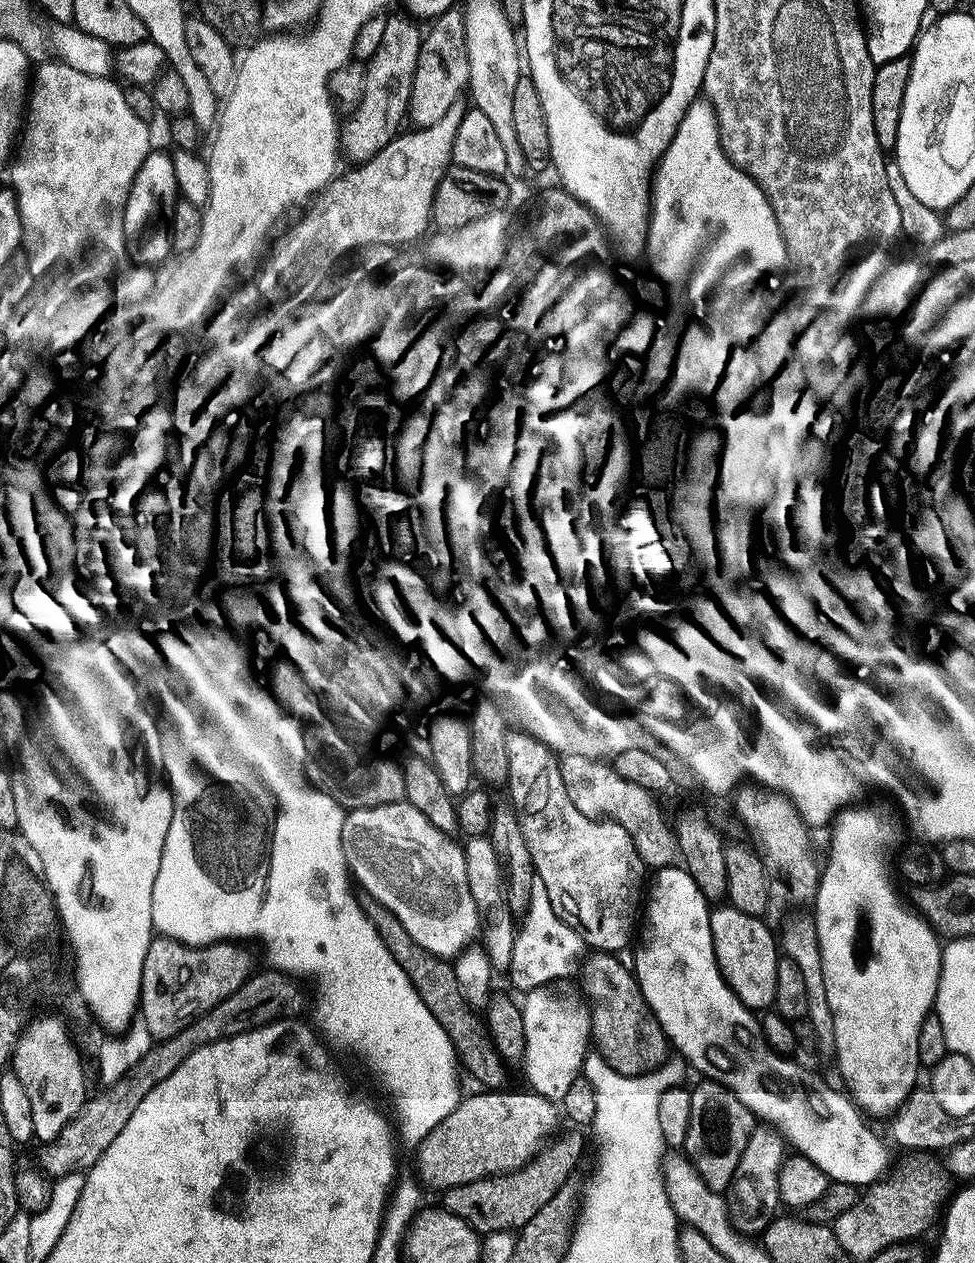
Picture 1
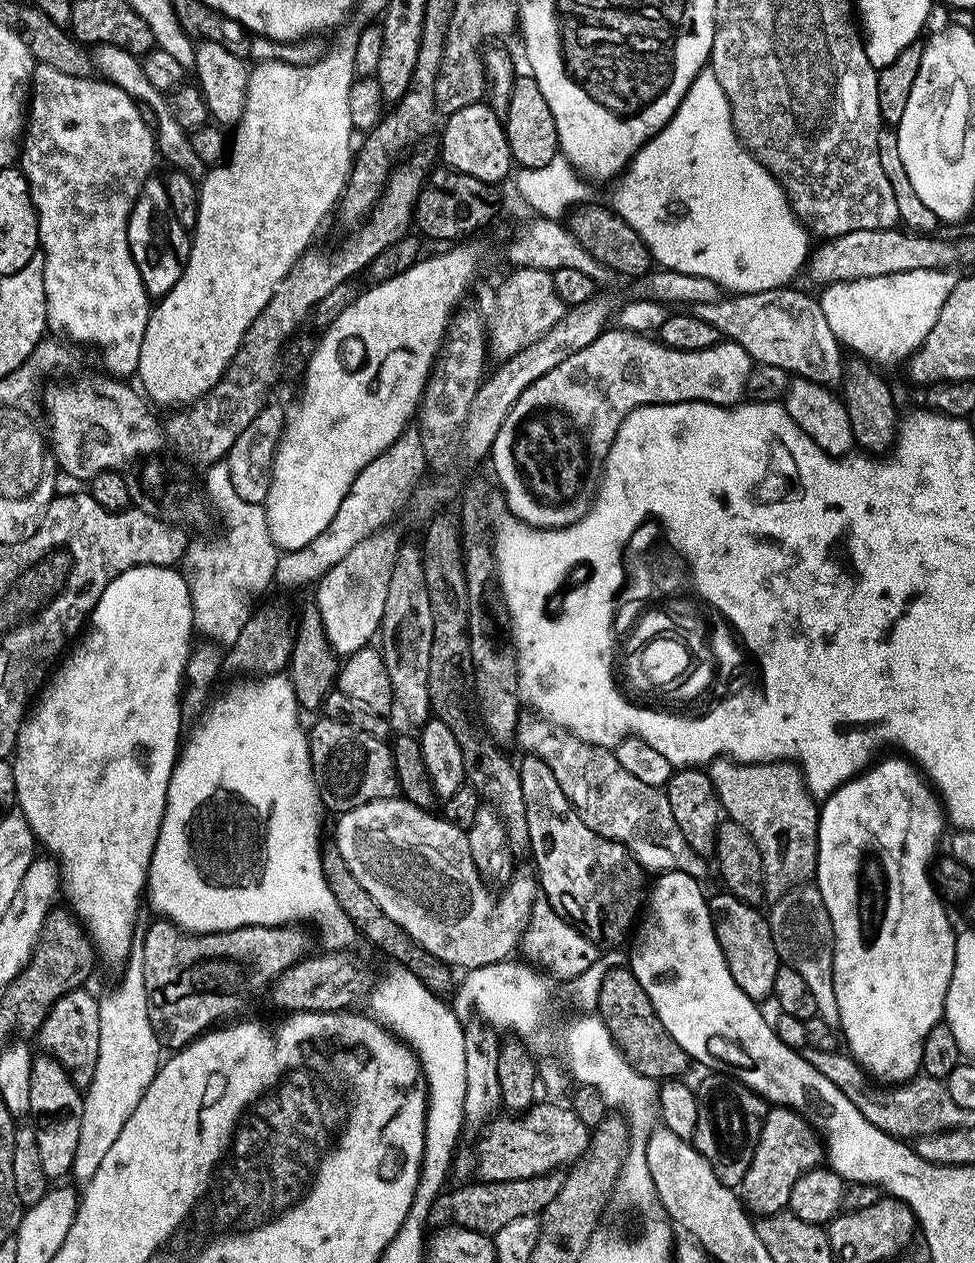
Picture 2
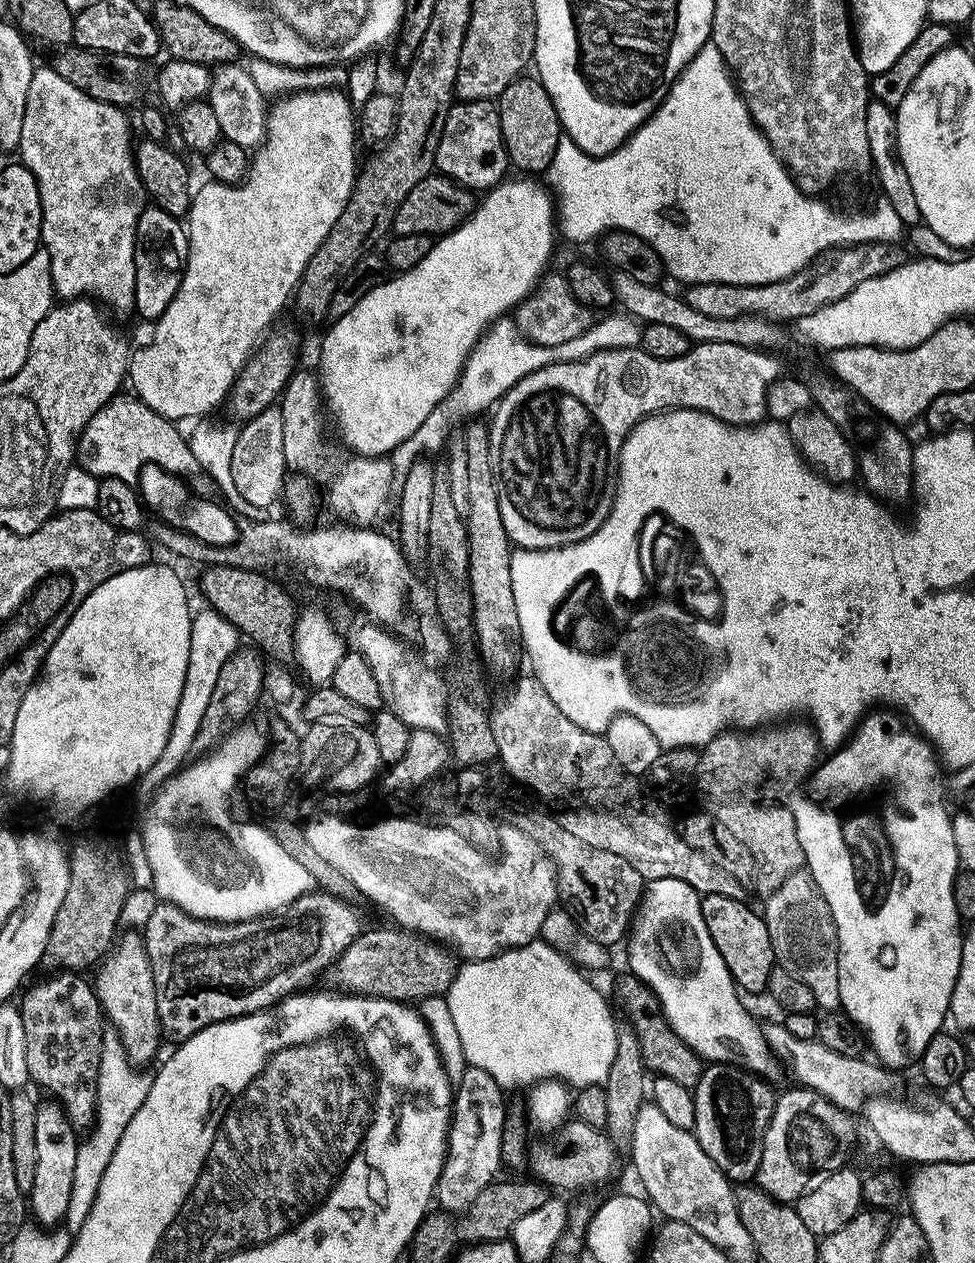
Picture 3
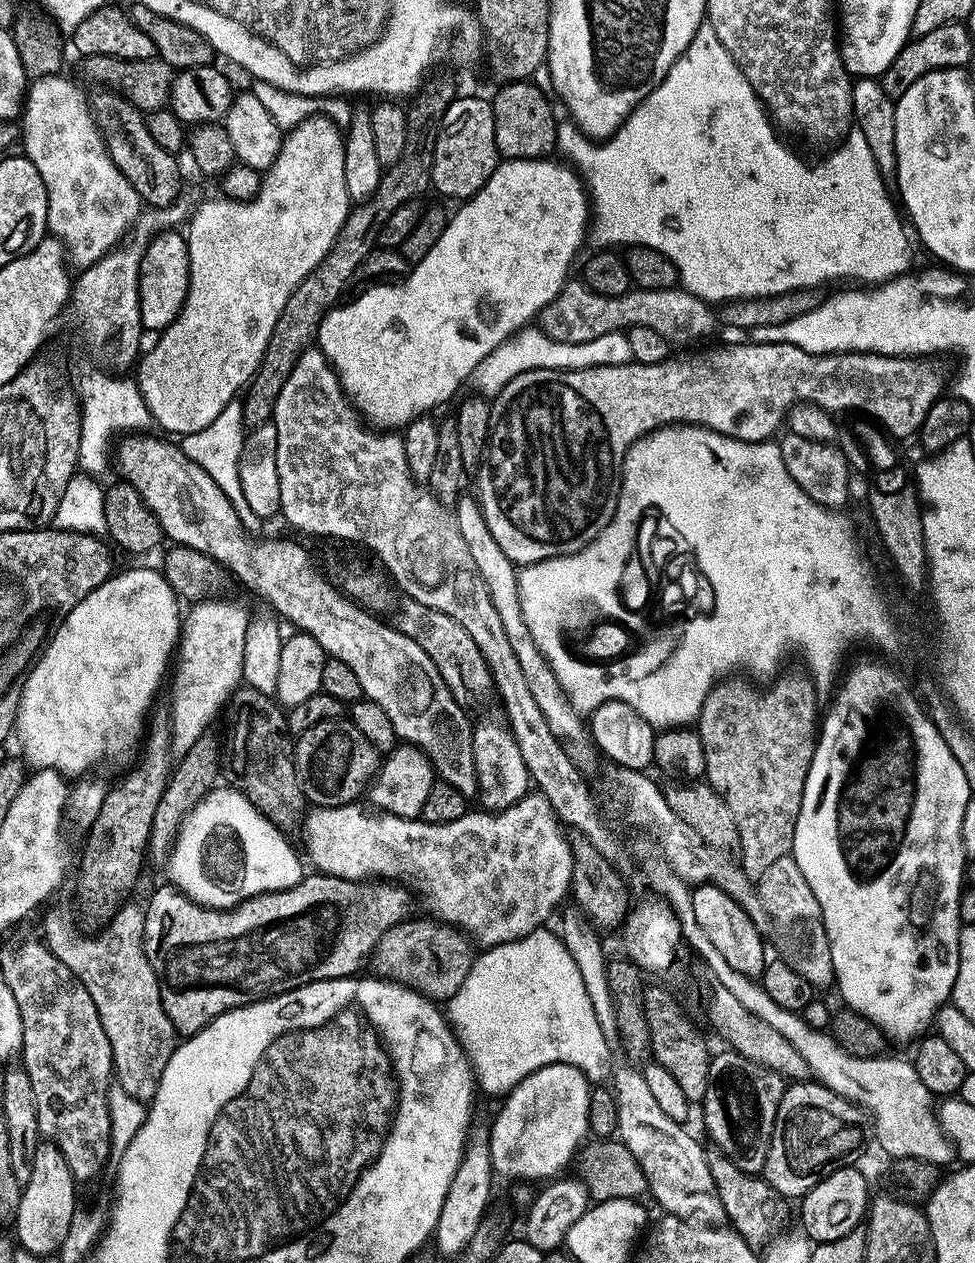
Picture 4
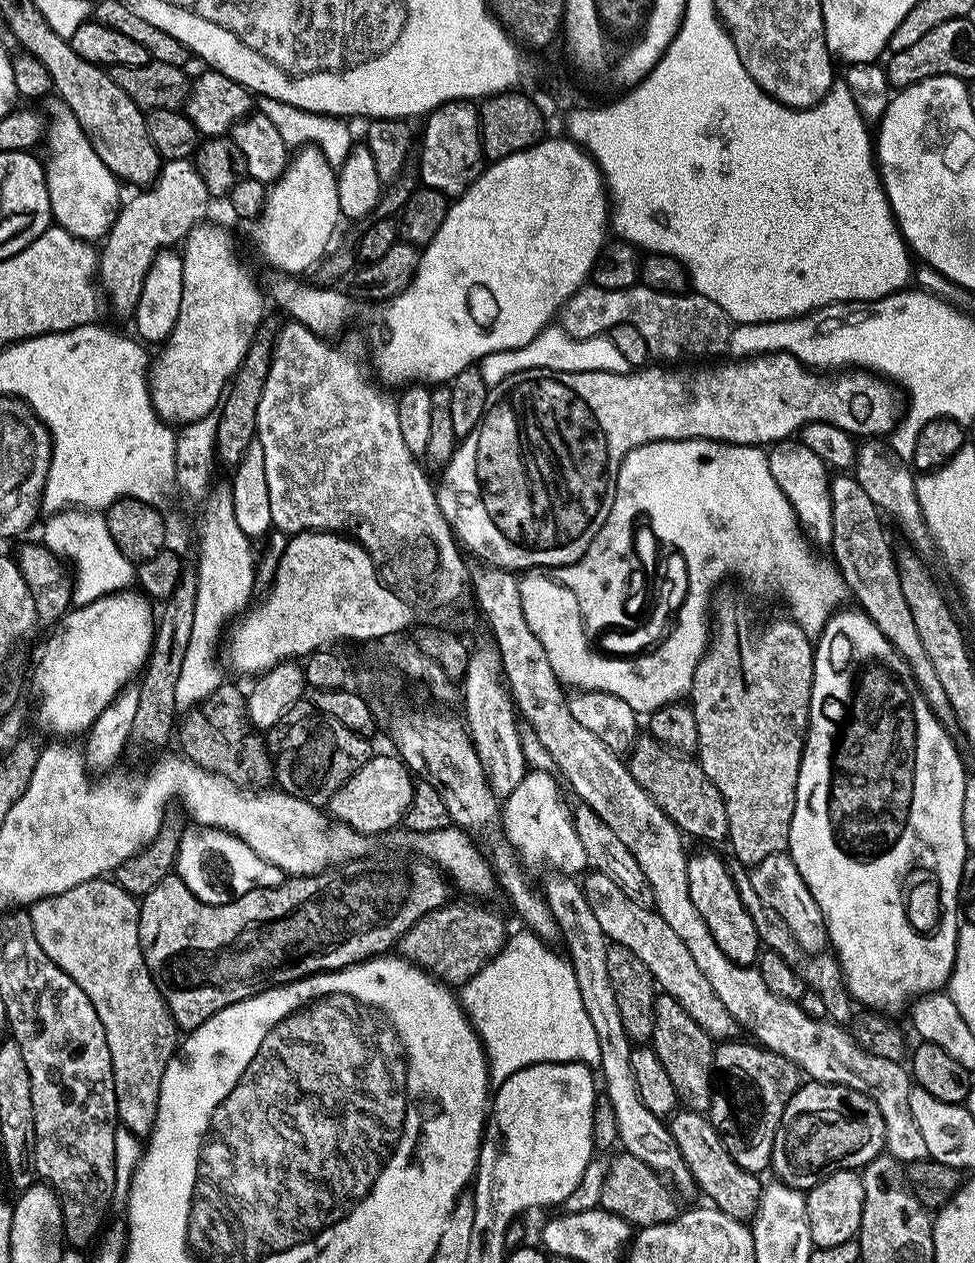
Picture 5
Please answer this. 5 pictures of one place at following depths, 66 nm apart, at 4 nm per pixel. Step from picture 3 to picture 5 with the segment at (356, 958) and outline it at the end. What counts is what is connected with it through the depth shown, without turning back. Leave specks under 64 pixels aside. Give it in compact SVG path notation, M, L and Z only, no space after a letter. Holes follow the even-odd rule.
M472 898L460 899L464 900L458 901L457 904L449 902L437 912L431 912L429 916L422 918L422 922L418 922L414 930L407 932L398 944L403 959L415 964L418 968L423 968L425 972L448 986L463 986L472 981L502 951L510 939L510 931L508 932L507 926L504 925L503 918L498 913L491 912L484 905L487 903L477 902Z

